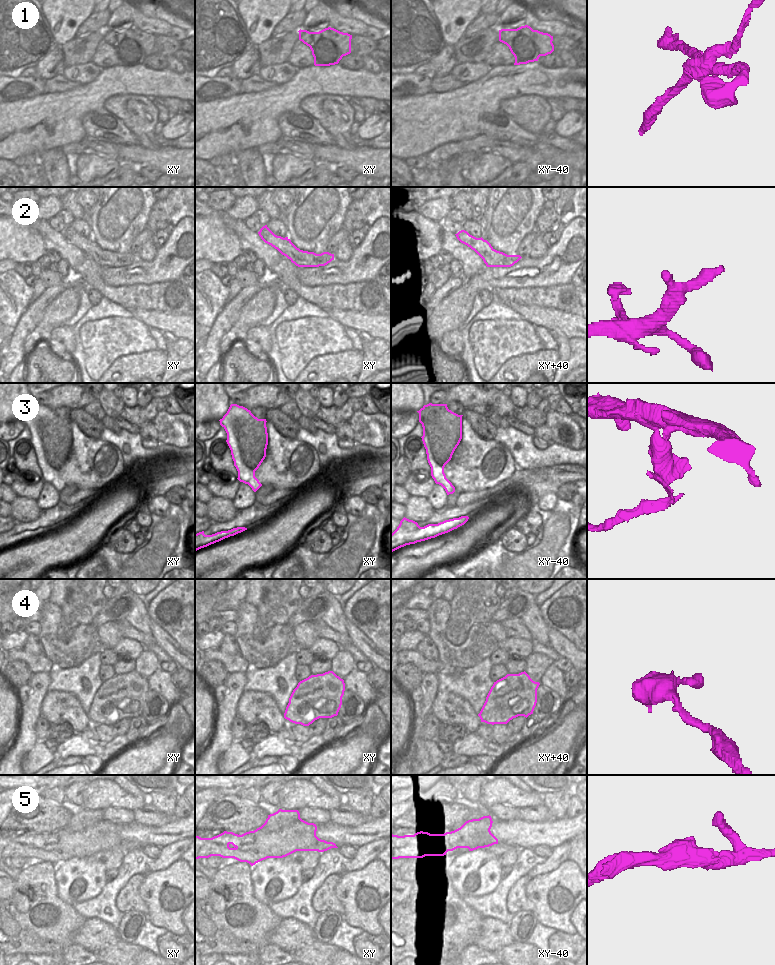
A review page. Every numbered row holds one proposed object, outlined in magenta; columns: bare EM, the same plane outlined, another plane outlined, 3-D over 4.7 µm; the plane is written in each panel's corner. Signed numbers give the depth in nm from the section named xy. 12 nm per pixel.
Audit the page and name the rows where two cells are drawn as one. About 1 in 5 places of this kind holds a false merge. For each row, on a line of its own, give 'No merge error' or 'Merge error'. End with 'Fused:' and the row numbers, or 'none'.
1: Merge error
2: No merge error
3: Merge error
4: No merge error
5: Merge error
Fused: 1, 3, 5.

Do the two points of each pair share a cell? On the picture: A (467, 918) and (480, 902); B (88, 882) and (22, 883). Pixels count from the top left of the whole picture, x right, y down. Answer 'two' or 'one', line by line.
A: two
B: two

